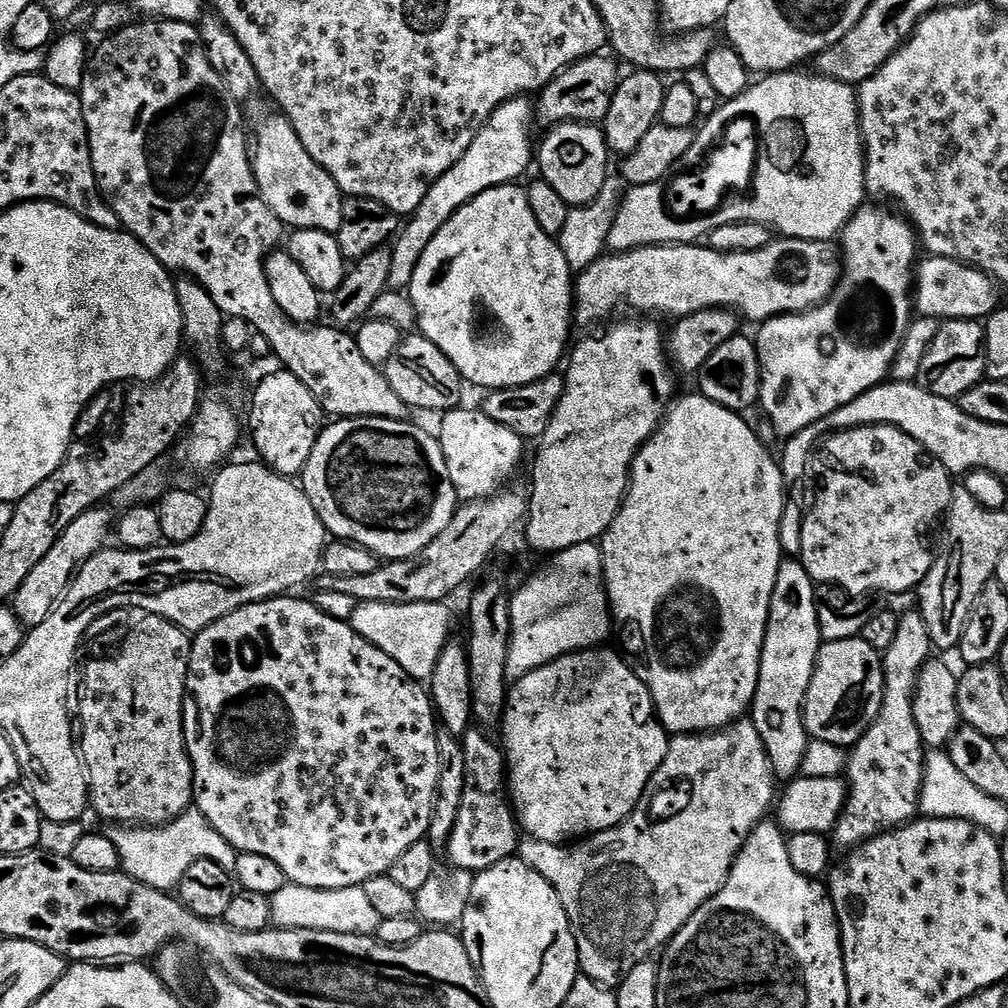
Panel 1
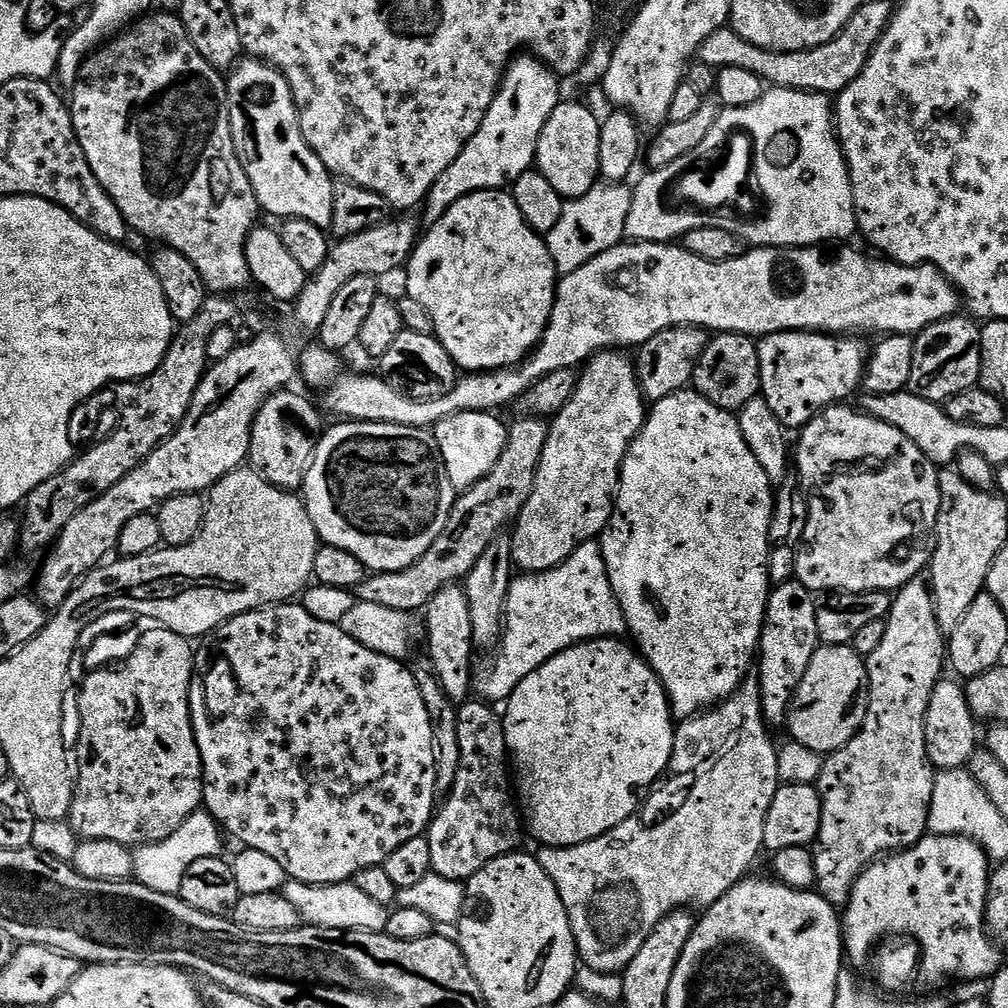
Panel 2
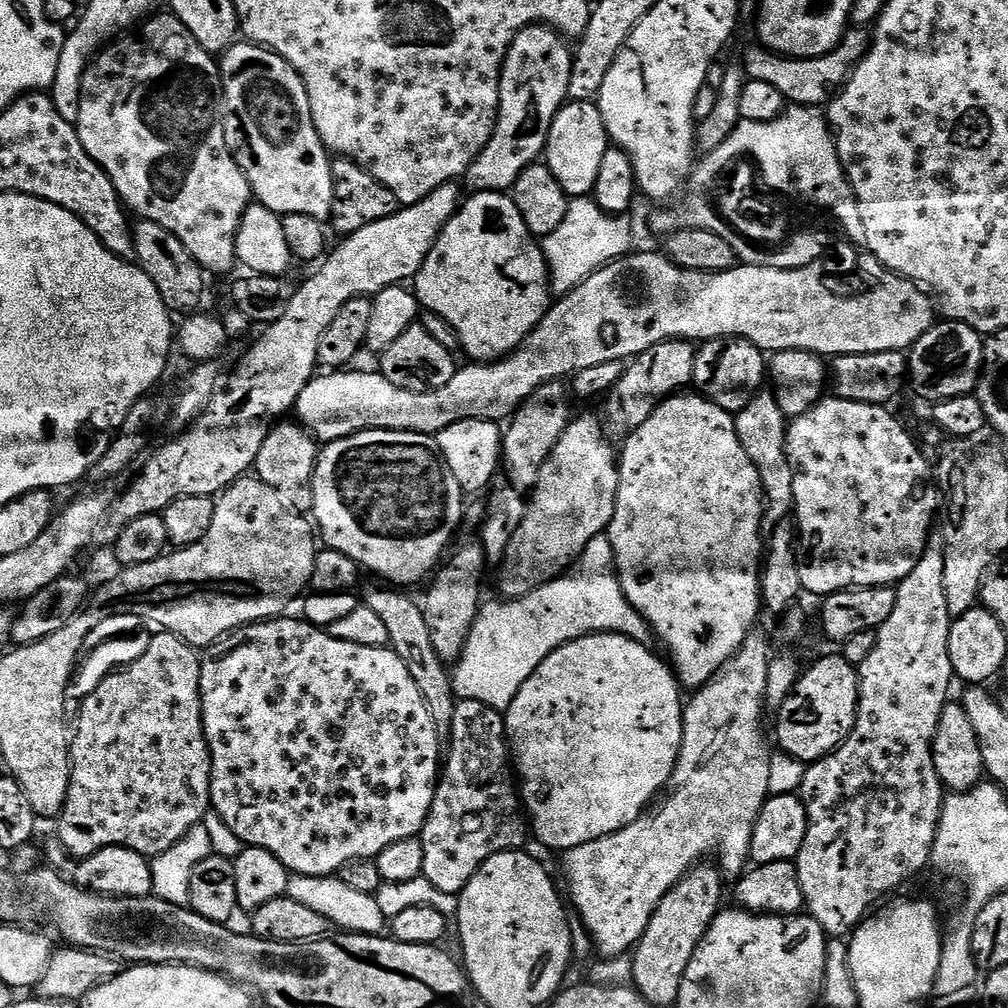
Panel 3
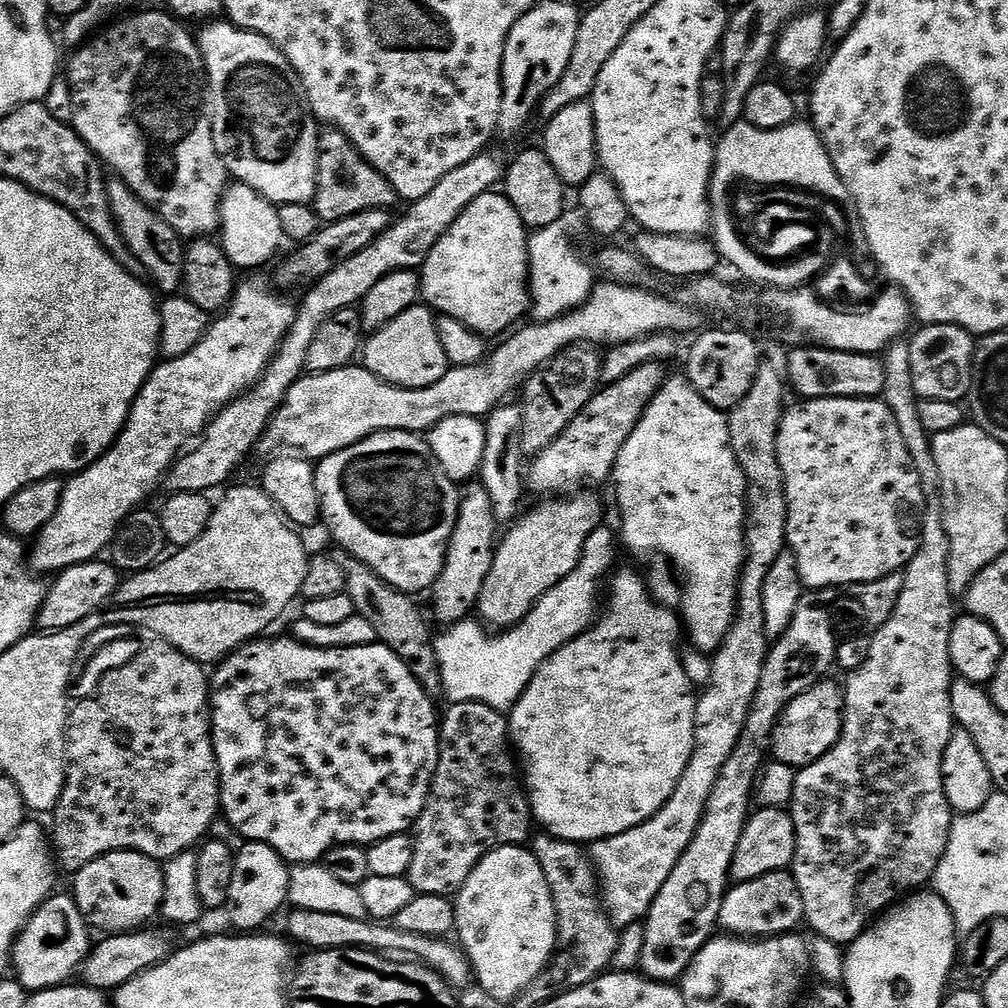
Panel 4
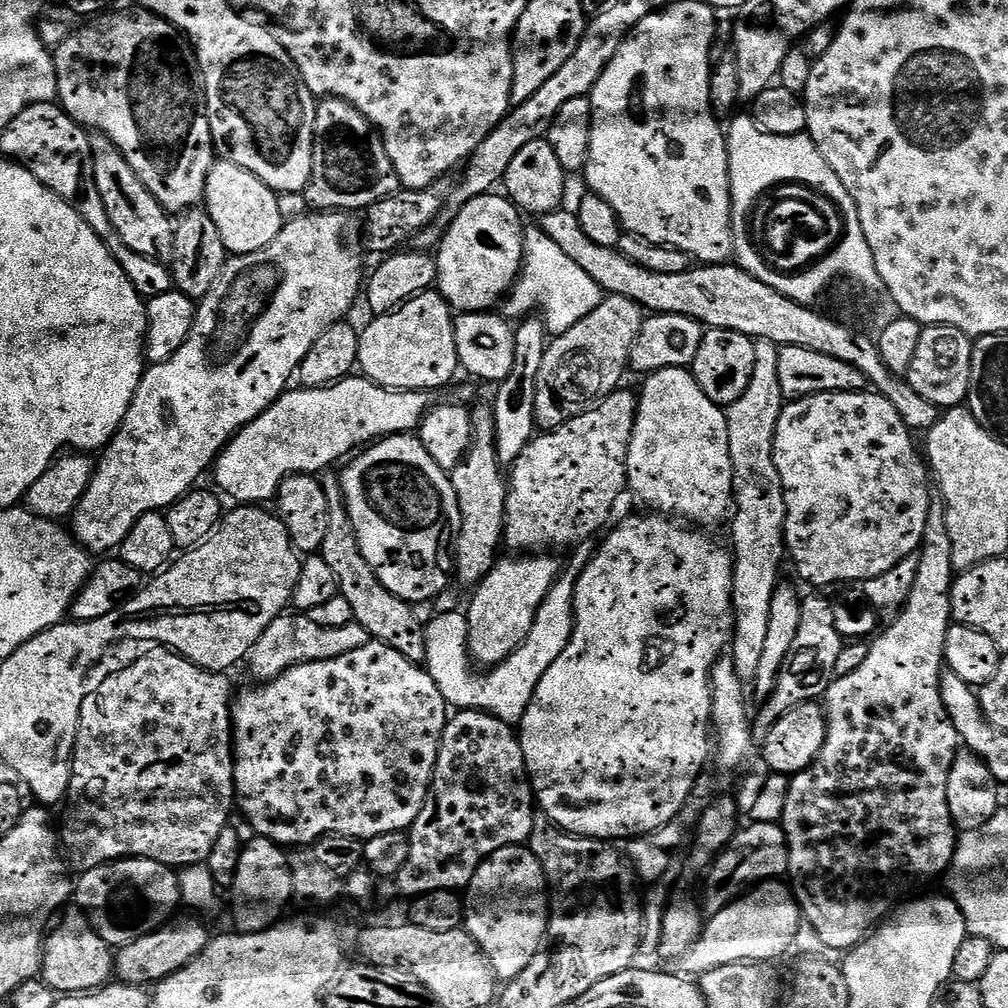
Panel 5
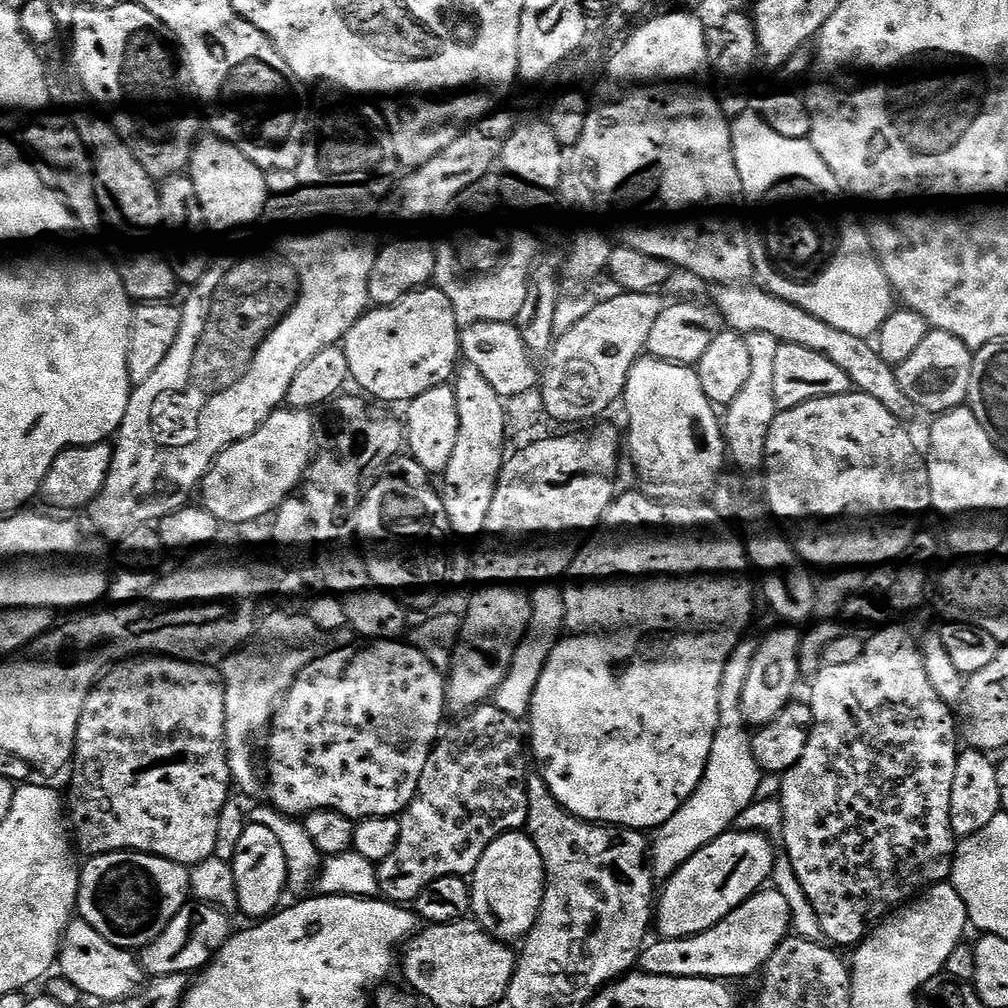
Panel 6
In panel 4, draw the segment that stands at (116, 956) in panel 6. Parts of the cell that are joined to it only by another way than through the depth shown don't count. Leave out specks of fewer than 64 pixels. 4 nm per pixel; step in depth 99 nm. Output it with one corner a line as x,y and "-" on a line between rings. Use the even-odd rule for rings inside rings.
71,895
49,896
16,937
16,946
12,949
11,967
21,986
34,993
69,983
75,977
72,975
83,969
86,958
92,953
94,939
91,934
88,921

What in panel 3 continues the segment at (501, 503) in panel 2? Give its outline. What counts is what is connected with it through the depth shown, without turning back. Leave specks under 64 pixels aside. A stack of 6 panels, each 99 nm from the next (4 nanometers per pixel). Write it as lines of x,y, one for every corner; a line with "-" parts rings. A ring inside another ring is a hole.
552,380
534,390
528,401
512,413
502,432
502,472
508,475
507,483
511,487
521,490
536,487
546,458
550,458
554,446
558,446
567,430
569,420
573,419
571,403
569,385
564,380

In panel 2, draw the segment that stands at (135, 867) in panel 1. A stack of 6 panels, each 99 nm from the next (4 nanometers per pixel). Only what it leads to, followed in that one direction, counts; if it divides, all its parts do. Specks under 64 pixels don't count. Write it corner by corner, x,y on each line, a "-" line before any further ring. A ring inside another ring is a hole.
207,811
195,812
193,816
186,818
186,822
182,822
182,826
169,840
160,844
141,844
135,849
132,857
135,879
150,890
158,890
162,894
179,893
184,872
190,865
198,862
198,858
221,855
220,836
222,837
220,825

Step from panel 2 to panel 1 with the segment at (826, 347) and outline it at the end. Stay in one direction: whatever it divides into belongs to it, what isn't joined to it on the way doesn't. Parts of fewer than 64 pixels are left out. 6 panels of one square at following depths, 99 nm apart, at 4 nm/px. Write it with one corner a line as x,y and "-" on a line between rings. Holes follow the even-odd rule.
869,206
861,207
859,212
856,212
852,215
851,220
849,220
848,225
845,226
842,235
839,237
838,244
842,249
842,271
839,273
839,280
835,284
831,295
823,304
819,304
817,308
812,308
808,312
793,312
790,316
775,316
773,320
765,320
759,325
760,333
755,333
754,339
756,341
756,353
760,359
760,399
758,401
759,407
762,409
764,407
763,415
768,419
772,425
776,428
777,437
787,438
798,434
798,430
806,430
806,426
810,426
814,422
818,422
822,418
826,418
826,414
834,414
834,410
838,410
838,406
846,406
846,402
854,402
854,398
858,398
858,394
866,394
866,390
871,388
877,388
878,385
885,383
889,379
892,363
894,358
898,354
898,350
902,346
904,341
904,335
908,329
908,325
912,323
914,319
914,269
917,267
918,259
916,260
916,248
918,252
918,236
914,231
911,223
903,215
897,214
897,216
890,216
886,212
880,212
876,208
868,208

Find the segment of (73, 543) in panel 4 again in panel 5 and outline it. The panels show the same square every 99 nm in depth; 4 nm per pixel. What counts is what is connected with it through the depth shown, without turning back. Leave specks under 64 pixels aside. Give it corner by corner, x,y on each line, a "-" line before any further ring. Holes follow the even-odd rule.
313,211
311,214
299,216
296,220
287,221
283,230
278,234
278,238
274,238
274,242
270,242
270,246
266,246
254,254
232,256
225,260
222,274
218,274
214,286
210,286
210,290
205,294
203,300
196,305
196,317
194,318
194,326
190,330
190,338
186,338
186,342
182,342
182,350
178,350
178,354
174,354
166,362
151,365
145,371
138,390
130,402
130,410
126,414
126,418
120,423
120,429
116,431
116,435
108,441
106,447
99,453
99,456
101,455
100,460
98,456
98,463
92,473
92,481
89,482
88,489
70,517
70,523
72,523
72,528
70,527
71,535
81,548
92,554
108,552
111,548
112,551
119,549
120,543
124,541
126,534
130,534
134,522
138,522
138,518
142,518
142,514
167,510
176,501
181,500
186,493
193,491
195,484
192,483
207,468
209,471
210,465
224,451
225,444
241,428
247,426
252,420
257,420
289,387
288,379
291,376
293,379
297,375
300,364
314,346
316,339
330,325
343,321
347,317
344,315
351,310
356,295
359,292
361,295
362,276
360,280
360,264
352,257
351,250
344,245
344,220
345,217
338,212

